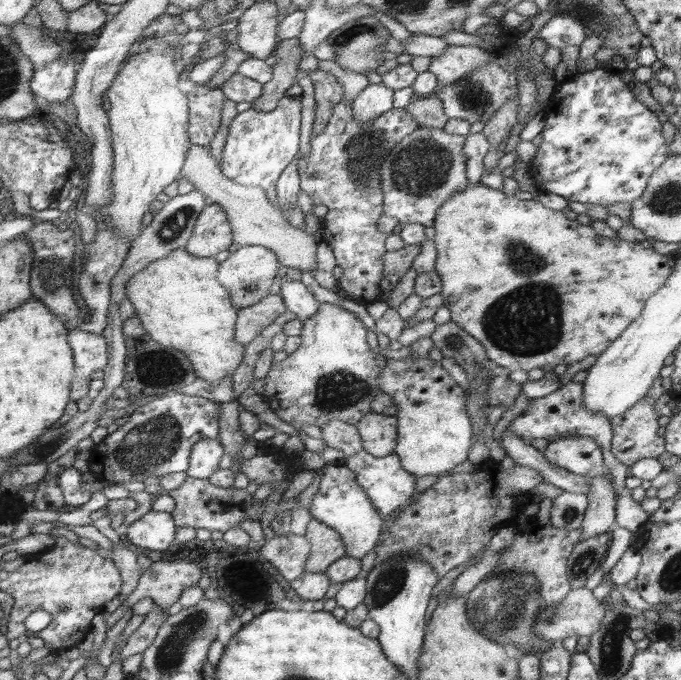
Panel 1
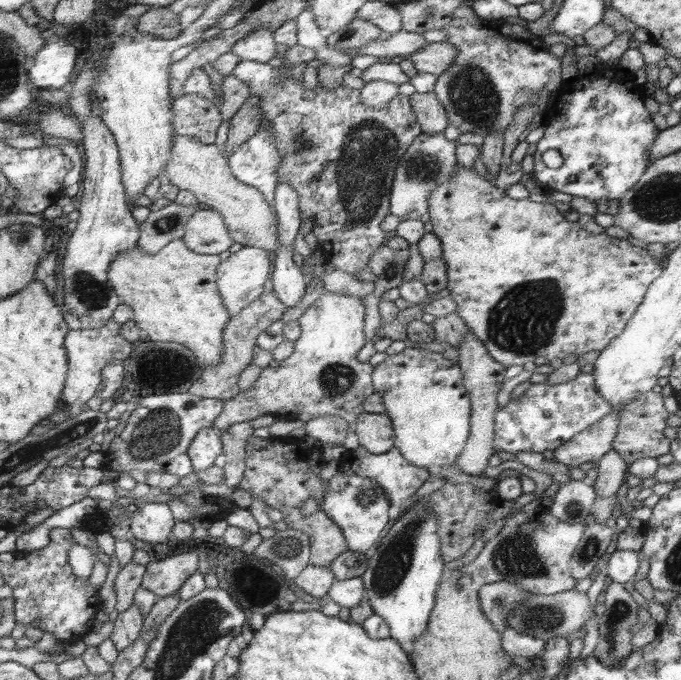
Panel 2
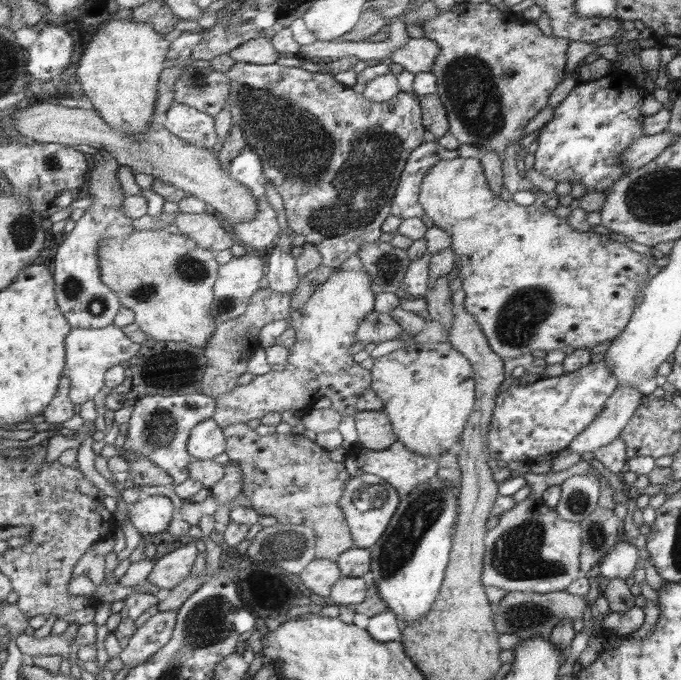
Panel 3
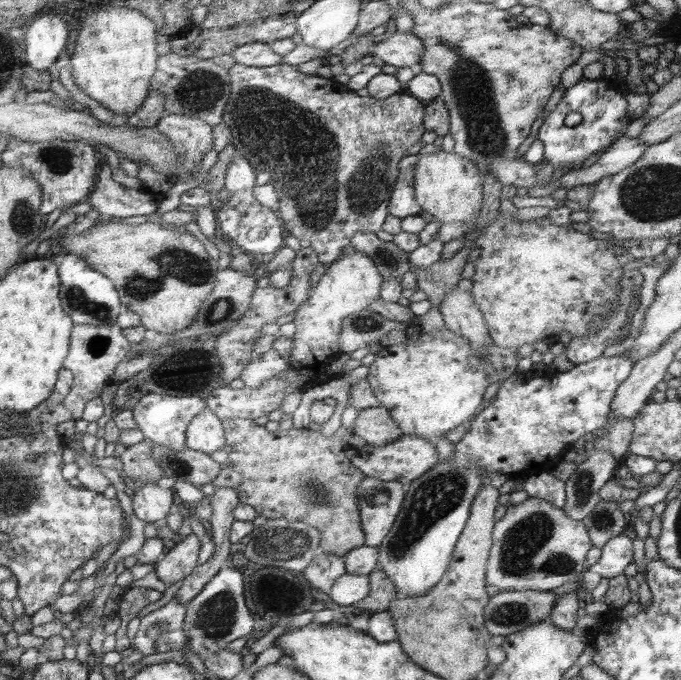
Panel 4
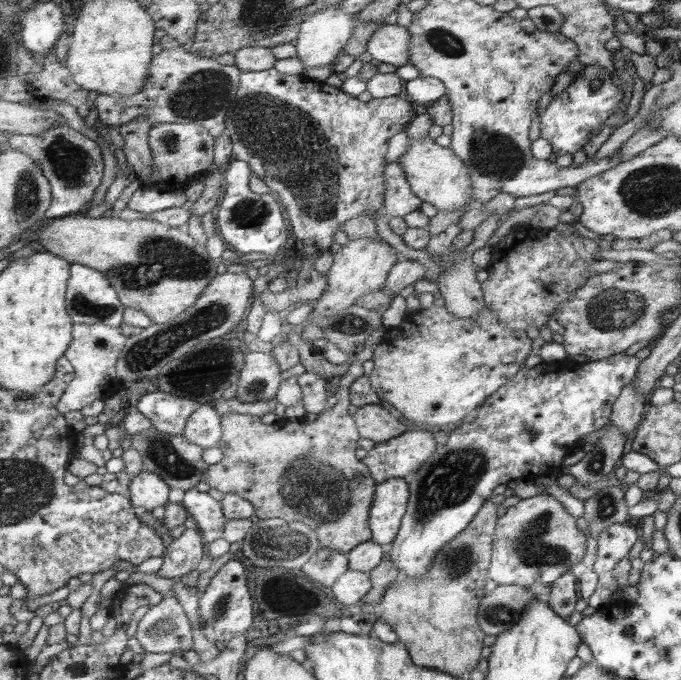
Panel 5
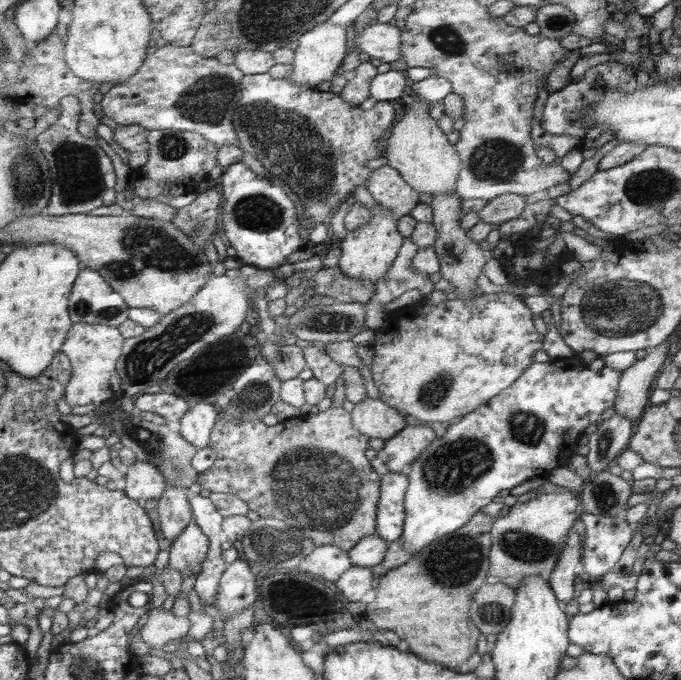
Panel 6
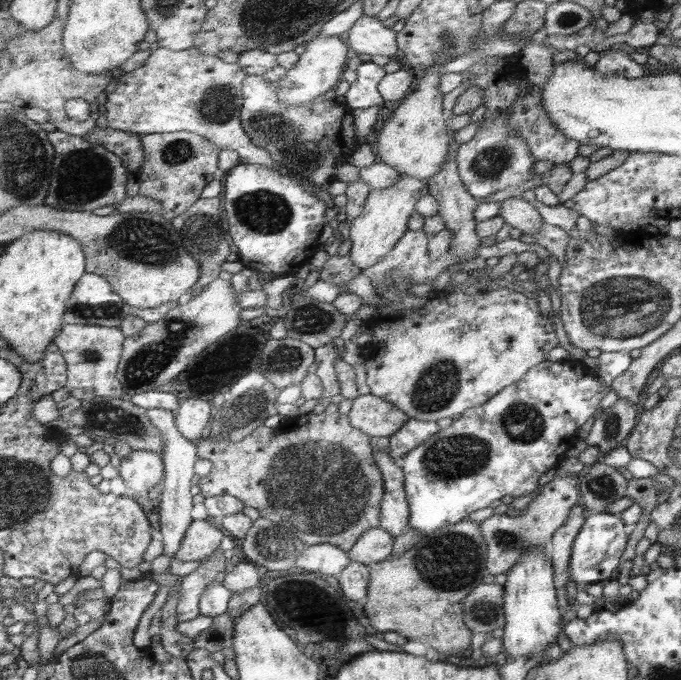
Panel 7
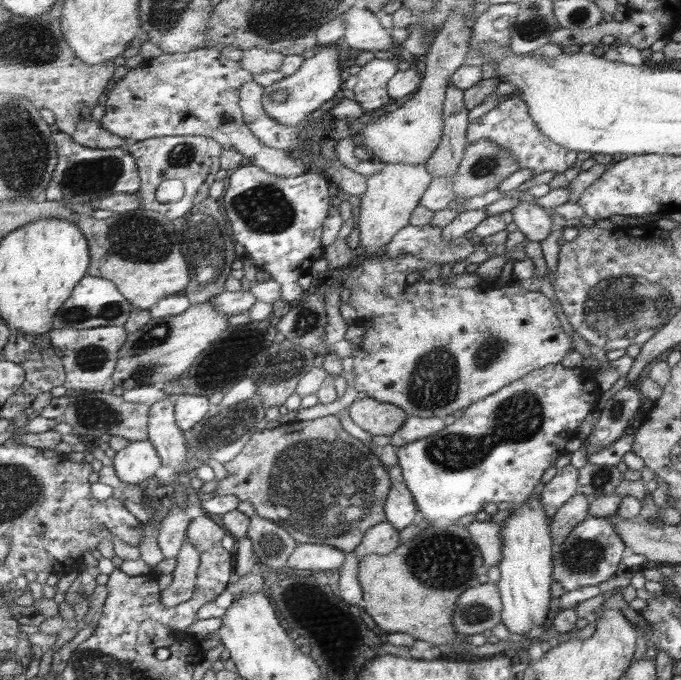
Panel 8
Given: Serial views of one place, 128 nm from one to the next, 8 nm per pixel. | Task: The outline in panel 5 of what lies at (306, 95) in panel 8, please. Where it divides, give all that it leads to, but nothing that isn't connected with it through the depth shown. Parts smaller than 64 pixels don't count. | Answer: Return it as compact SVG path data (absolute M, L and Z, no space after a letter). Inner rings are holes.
M339 5L326 6L318 12L314 12L314 16L310 16L308 20L301 23L301 35L295 40L297 56L302 60L305 70L314 70L320 66L331 66L332 62L338 58L338 54L345 50L344 46L352 36L352 14L346 14Z

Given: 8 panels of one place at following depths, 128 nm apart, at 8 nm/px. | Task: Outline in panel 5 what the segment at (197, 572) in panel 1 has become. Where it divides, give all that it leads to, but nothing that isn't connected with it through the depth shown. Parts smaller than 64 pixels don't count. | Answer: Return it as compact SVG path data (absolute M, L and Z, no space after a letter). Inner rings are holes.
M185 529L180 537L172 540L166 547L166 560L157 572L158 576L173 579L198 568L206 553L200 533L200 529Z

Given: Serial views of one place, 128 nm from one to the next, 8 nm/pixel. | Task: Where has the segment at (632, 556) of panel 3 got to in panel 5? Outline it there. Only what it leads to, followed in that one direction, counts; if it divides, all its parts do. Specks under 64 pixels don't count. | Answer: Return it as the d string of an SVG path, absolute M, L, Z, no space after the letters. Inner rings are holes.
M625 523L612 524L598 535L598 549L594 560L593 570L596 574L610 572L624 556L630 552L634 542L638 540L638 532Z

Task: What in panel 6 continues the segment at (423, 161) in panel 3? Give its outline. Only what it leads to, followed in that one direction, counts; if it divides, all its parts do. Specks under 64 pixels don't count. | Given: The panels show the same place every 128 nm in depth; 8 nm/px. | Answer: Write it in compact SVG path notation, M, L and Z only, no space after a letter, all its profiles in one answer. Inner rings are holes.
M388 164L370 172L367 190L378 205L387 210L393 210L399 217L409 215L420 203L419 193L405 181L405 178L396 169L391 168Z

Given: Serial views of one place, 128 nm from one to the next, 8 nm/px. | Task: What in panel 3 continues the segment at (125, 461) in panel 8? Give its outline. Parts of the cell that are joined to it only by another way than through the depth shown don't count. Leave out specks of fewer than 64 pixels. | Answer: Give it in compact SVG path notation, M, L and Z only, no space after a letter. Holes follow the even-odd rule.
M163 495L142 496L139 501L127 506L130 522L138 532L154 536L164 532L170 525L174 506L172 501Z

